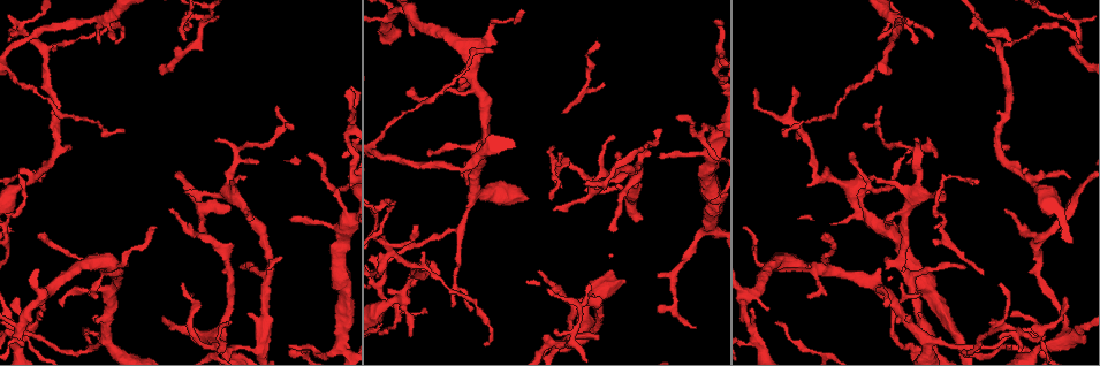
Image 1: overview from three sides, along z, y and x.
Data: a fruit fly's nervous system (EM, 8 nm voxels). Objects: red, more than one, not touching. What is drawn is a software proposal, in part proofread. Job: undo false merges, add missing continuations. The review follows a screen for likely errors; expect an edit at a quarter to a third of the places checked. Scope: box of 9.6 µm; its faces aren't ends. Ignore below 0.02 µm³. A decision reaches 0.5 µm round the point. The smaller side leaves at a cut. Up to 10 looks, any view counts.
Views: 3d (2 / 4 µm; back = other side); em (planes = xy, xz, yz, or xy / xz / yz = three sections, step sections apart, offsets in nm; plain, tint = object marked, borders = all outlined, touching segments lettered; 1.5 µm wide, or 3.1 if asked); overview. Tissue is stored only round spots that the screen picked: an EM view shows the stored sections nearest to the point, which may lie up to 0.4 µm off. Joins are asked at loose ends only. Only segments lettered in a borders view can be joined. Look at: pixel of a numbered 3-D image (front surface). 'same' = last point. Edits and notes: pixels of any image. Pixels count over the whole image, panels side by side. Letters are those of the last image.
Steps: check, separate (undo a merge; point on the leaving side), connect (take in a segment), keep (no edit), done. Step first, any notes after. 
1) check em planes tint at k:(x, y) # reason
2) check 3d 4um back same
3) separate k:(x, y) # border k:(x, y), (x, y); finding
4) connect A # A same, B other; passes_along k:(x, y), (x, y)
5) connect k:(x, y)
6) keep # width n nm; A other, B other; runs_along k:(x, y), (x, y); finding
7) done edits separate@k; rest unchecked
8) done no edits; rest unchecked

check 3d 2um at 1:(99, 41) # free end

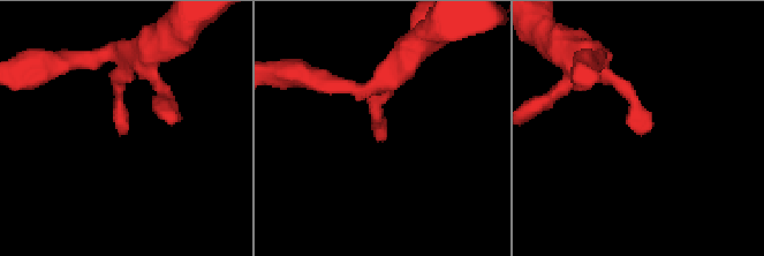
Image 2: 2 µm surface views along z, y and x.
check em planes borders at 2:(646, 132) # shape alone is not enough

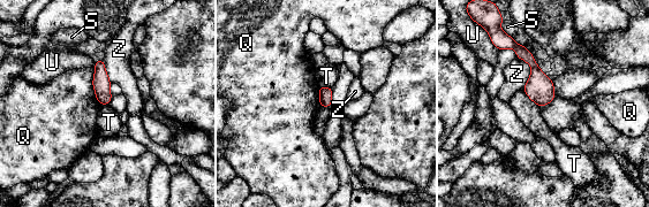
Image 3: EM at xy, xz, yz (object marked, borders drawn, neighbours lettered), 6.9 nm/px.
keep # width 100 nm; Q other, S other, T other, U other, Z other; none of them fits

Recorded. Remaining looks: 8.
check em xy step 4 borders at 1:(215, 141) # an open end

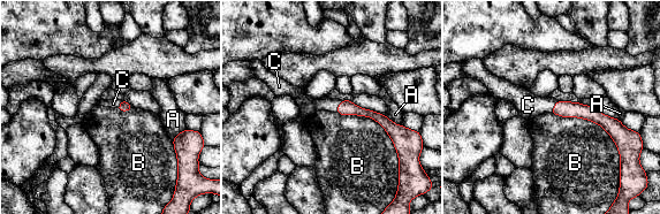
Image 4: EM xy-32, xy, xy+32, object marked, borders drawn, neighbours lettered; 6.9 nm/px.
connect C # A other, B other, C same; passes_along 4:(347, 107), (338, 106), (308, 108); the cell continues

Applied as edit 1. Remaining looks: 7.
check overview # see it whole again

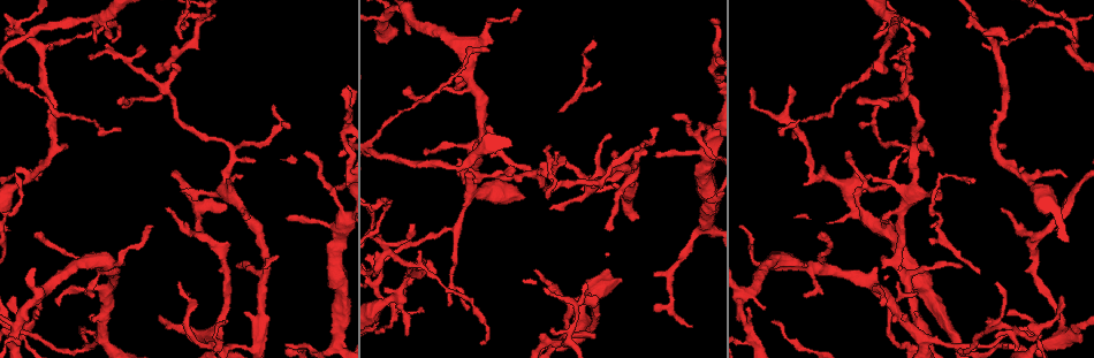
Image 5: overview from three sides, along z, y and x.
check 3d 2um at 5:(894, 65) # tapers out

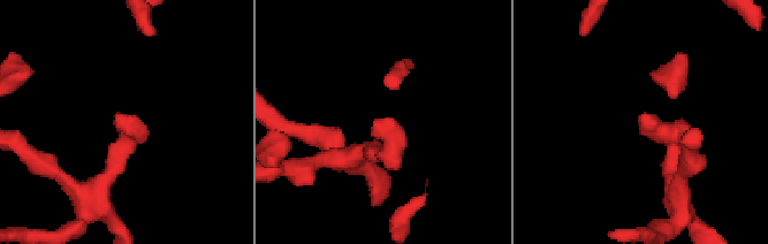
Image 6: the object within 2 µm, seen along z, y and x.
check em xz step 8 tint at 6:(377, 123)

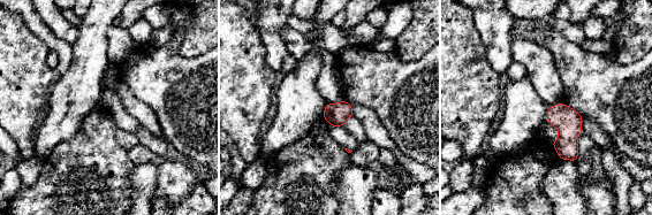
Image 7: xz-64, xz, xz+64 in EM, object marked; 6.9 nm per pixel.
check em yz step 8 borders same # cut it another way

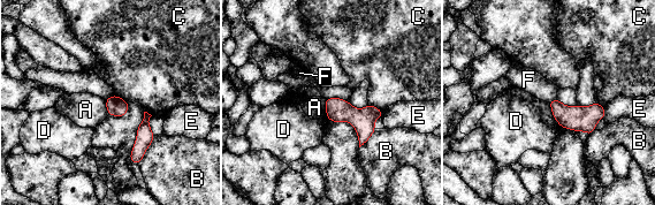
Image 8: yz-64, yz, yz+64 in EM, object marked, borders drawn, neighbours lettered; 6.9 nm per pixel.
keep # A other, B other, C other, D other, E other, F other; border 8:(604, 107), (604, 115), (602, 118); none of them fits

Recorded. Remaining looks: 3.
check 3d 2um at 5:(411, 32) # branch stops here

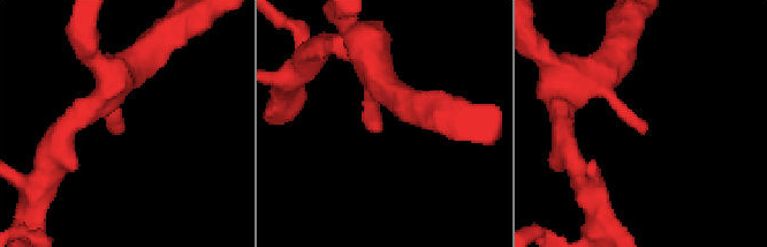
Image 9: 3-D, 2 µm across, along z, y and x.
check em planes tint at 9:(380, 130)

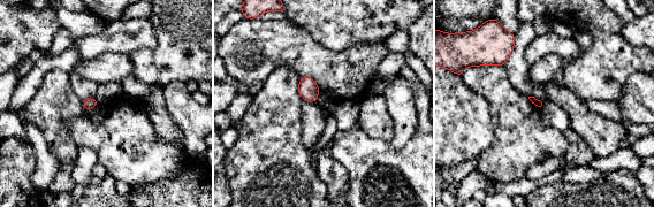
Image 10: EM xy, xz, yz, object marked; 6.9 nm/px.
check em planes borders same

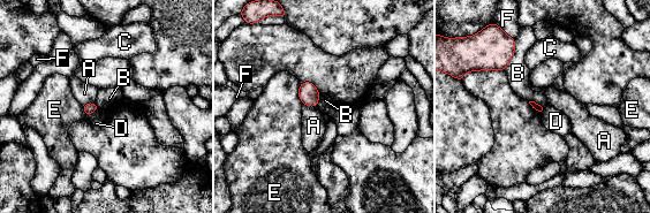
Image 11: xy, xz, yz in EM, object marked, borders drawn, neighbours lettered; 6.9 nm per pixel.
keep # A other, B other, C other, D other, E other, F other; border 11:(98, 108), (85, 116); none of them fits

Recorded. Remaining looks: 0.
done edits connect@4; rest unchecked

